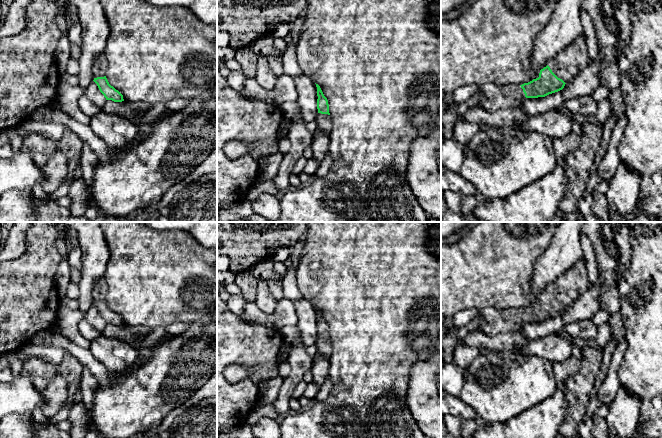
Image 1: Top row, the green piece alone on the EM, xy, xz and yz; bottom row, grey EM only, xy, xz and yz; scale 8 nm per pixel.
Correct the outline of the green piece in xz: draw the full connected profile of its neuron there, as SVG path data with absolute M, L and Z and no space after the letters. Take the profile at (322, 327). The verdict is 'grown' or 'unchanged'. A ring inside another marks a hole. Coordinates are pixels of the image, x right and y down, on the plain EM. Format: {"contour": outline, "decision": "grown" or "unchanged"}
{"contour": "M316 308L317 311L317 333L318 338L315 343L317 350L326 358L330 359L332 353L332 344L329 337L329 328L327 322L324 320L320 310Z", "decision": "grown"}

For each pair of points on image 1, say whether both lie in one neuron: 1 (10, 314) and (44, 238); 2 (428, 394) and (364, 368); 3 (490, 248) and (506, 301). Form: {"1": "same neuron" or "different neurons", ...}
{"1": "same neuron", "2": "different neurons", "3": "same neuron"}

